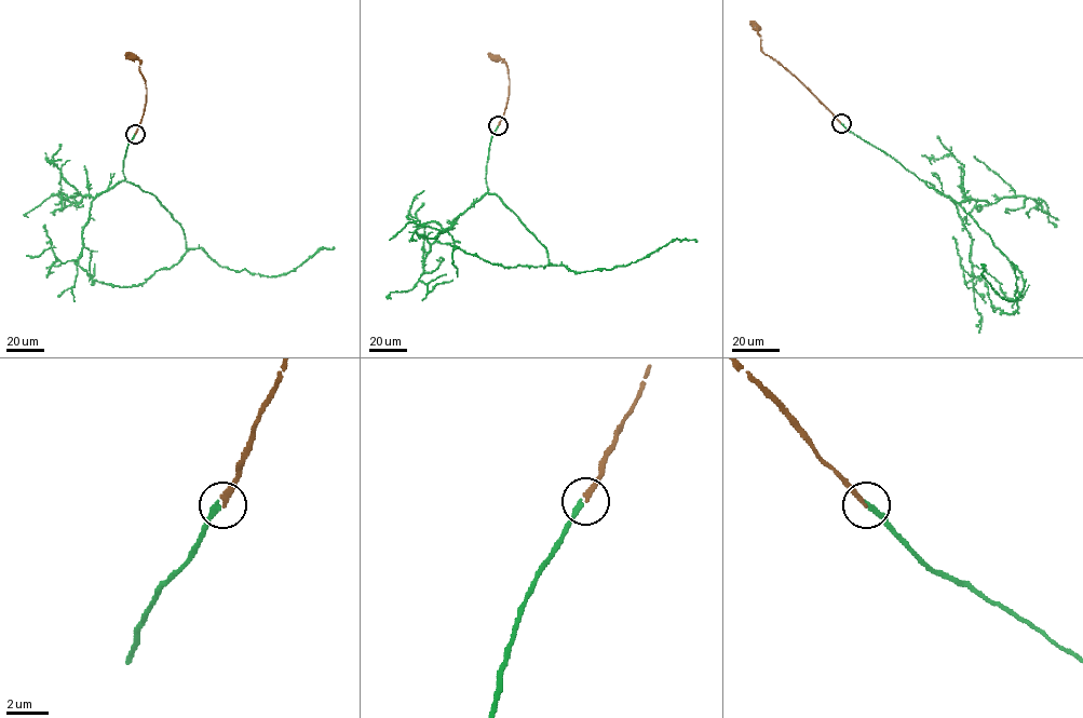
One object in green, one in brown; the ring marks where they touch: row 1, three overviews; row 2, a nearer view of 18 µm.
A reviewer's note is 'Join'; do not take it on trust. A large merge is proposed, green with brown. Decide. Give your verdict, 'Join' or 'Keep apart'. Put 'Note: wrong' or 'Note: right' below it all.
Join
Note: right

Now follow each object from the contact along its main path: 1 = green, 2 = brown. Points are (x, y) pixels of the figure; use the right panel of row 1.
1: (841, 123), (966, 213), (1015, 265), (1024, 281), (1020, 295), (1012, 301), (1002, 299), (982, 274), (985, 265)
2: (841, 123), (803, 84), (765, 54), (756, 26)

